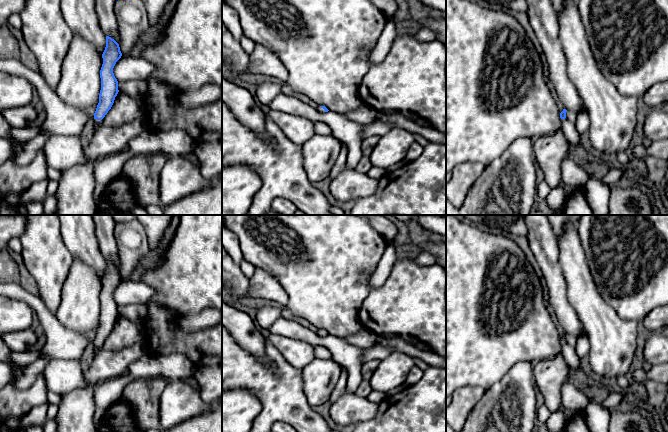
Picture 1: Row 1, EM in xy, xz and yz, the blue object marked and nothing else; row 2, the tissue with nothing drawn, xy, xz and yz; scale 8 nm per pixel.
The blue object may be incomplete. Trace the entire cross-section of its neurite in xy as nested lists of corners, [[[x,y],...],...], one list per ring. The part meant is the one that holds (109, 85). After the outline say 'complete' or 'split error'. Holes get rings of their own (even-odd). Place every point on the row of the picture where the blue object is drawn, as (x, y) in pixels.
[[[106,36],[106,47],[102,54],[103,64],[100,70],[101,90],[99,103],[94,113],[95,132],[100,128],[102,119],[111,109],[119,92],[118,81],[114,76],[113,68],[121,56],[119,44],[111,37]]] | split error

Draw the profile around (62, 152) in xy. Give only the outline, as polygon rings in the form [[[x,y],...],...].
[[[79,135],[51,136],[42,151],[47,165],[60,172],[88,162]]]

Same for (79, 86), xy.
[[[73,36],[55,90],[58,97],[79,110],[95,106],[101,90],[102,64],[102,54],[90,41]]]

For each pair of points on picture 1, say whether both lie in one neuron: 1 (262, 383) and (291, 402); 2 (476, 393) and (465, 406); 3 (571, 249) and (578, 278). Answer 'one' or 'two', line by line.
1: one
2: one
3: one

